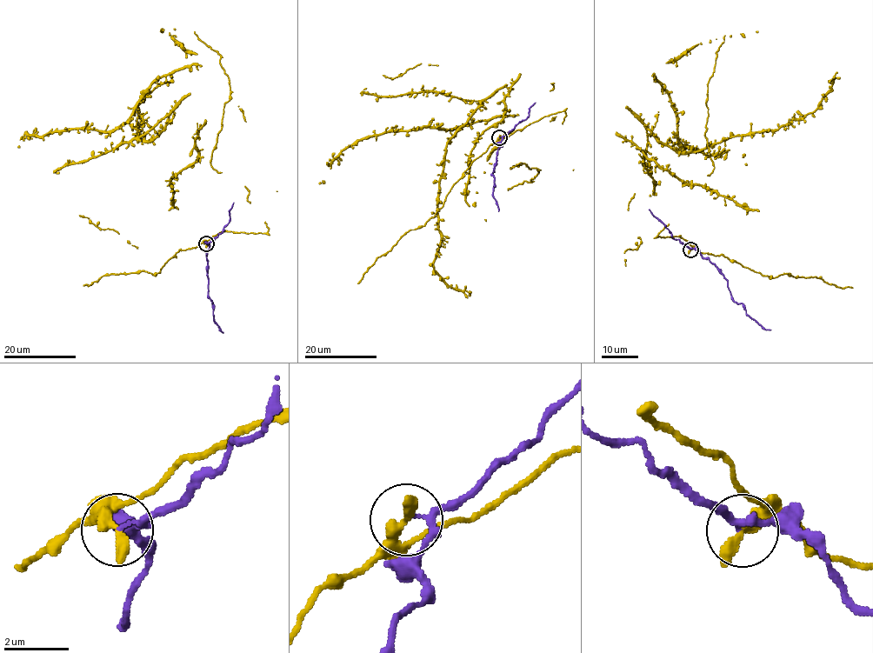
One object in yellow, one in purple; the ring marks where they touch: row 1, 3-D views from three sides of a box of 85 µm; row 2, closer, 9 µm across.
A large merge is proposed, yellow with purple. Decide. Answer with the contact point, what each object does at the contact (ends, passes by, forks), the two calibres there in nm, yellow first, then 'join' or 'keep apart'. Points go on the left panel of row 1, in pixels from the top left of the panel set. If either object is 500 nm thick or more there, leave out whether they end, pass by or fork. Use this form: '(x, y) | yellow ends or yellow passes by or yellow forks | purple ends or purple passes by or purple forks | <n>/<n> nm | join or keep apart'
(206, 243) | yellow ends | purple passes by | 480/110 nm | keep apart

